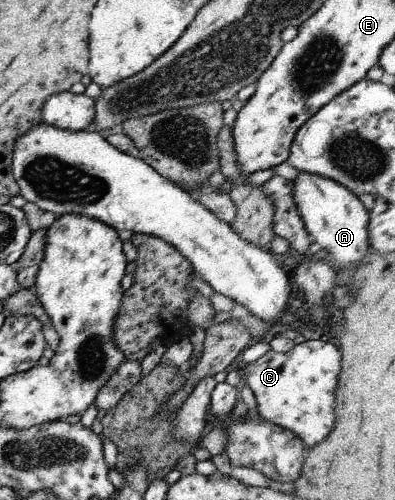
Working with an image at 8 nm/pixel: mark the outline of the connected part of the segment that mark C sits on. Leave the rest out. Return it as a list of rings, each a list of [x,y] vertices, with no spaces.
[[[306,340],[285,353],[268,350],[257,360],[240,368],[241,381],[248,384],[256,402],[257,414],[264,422],[290,430],[306,447],[316,445],[332,429],[334,395],[340,371],[341,353],[335,341]]]

